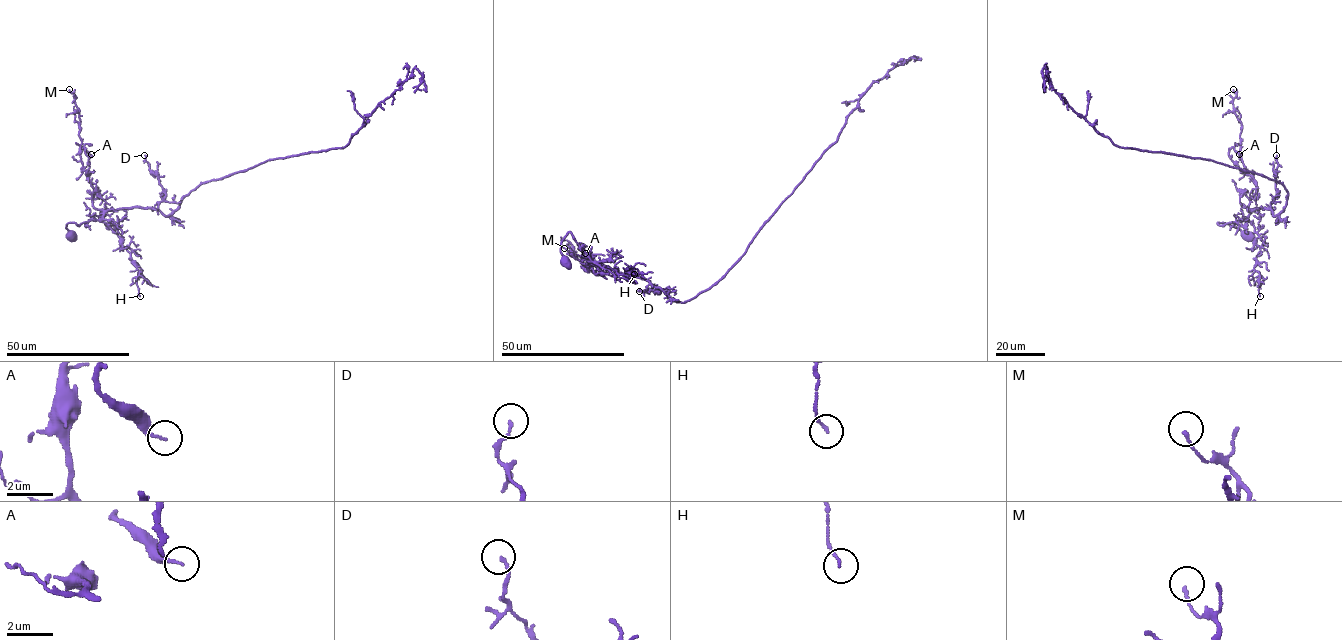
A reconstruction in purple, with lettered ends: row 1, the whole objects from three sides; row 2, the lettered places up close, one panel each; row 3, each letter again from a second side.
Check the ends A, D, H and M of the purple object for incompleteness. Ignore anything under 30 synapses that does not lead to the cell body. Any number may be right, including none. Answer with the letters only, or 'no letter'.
no letter

